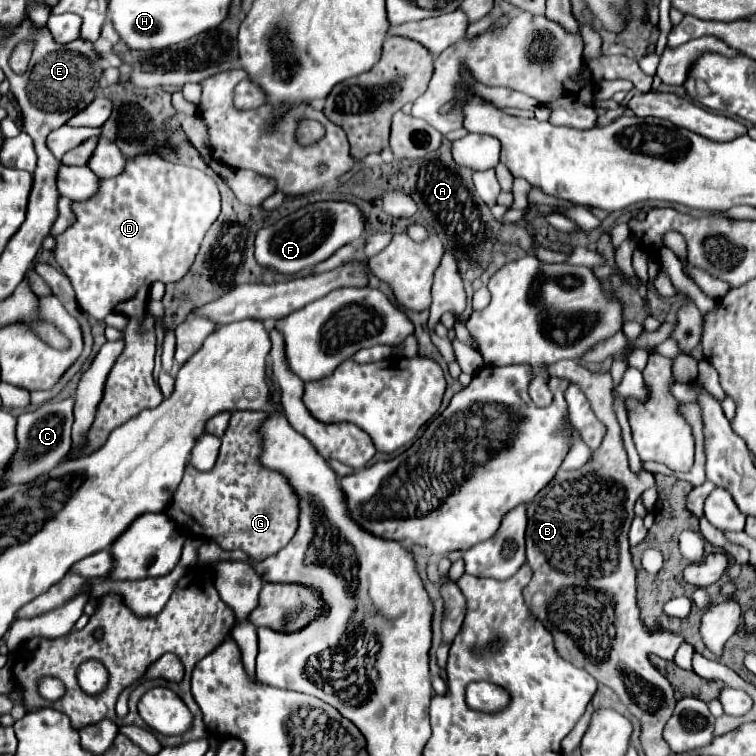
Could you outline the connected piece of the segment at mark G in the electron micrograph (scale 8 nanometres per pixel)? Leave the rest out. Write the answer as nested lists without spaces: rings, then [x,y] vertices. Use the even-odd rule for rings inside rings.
[[[233,412],[233,414],[231,414],[231,420],[229,420],[229,426],[227,426],[225,434],[223,434],[223,438],[221,438],[221,450],[219,450],[219,458],[217,458],[215,468],[213,468],[211,472],[199,472],[199,470],[195,470],[193,466],[187,466],[187,468],[185,468],[185,476],[183,476],[183,480],[181,480],[177,492],[175,492],[175,498],[173,498],[172,504],[169,506],[169,510],[165,510],[165,514],[176,523],[178,531],[183,531],[184,527],[186,531],[187,527],[188,536],[189,527],[190,536],[199,535],[199,537],[203,536],[203,538],[206,539],[217,540],[223,550],[243,550],[243,552],[247,552],[247,554],[249,554],[251,558],[255,558],[255,560],[263,560],[263,558],[267,558],[267,556],[273,556],[273,554],[277,554],[281,548],[285,548],[285,546],[291,542],[291,538],[295,536],[297,526],[299,526],[297,494],[295,494],[293,486],[289,484],[289,480],[287,480],[283,474],[275,472],[275,470],[269,470],[269,468],[265,468],[265,466],[259,462],[259,456],[261,456],[261,450],[263,450],[263,442],[261,442],[259,428],[261,428],[261,422],[265,422],[265,420],[267,420],[267,414],[257,414],[257,412]]]

